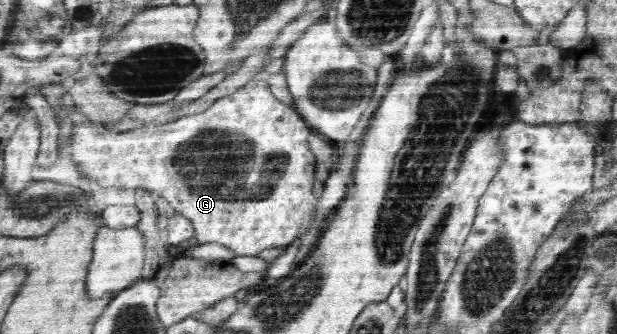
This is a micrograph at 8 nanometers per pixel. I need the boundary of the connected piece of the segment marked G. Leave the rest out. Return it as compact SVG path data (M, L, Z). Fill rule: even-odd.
M252 80L252 84L216 100L204 112L181 116L158 128L114 134L98 128L100 124L90 120L72 124L72 142L57 144L59 158L72 160L80 174L98 186L144 186L152 194L162 196L178 214L191 220L199 244L216 241L230 247L235 256L256 256L266 248L292 244L310 225L317 200L312 195L317 162L306 142L310 128L306 128L307 124L294 108L288 108L272 94L264 80Z

